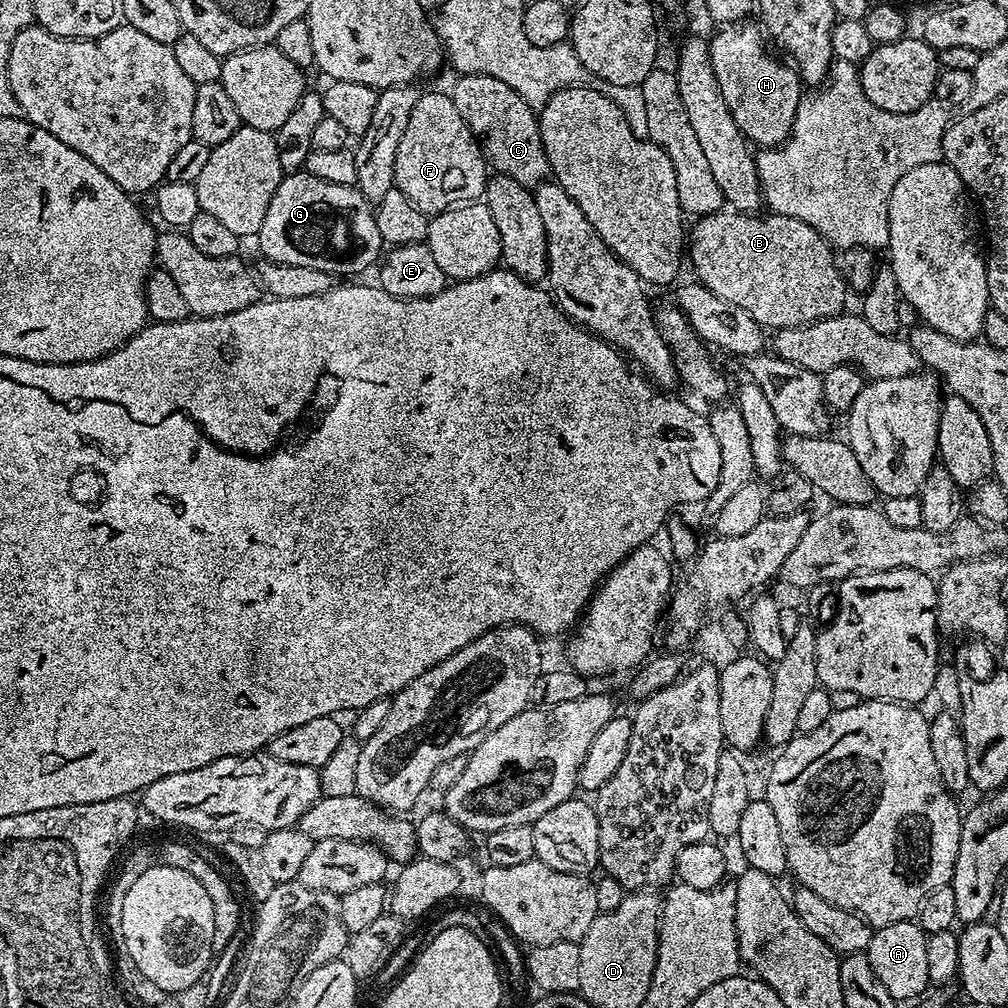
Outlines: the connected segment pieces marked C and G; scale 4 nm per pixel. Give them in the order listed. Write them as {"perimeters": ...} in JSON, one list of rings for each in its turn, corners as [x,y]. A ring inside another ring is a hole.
{"perimeters":[[[[474,74],[457,75],[455,79],[456,85],[450,88],[452,101],[458,114],[462,114],[462,122],[466,122],[466,126],[470,126],[476,135],[491,171],[506,178],[514,178],[514,182],[522,182],[522,186],[527,188],[539,188],[551,177],[552,171],[542,146],[540,122],[534,109],[525,100],[518,98],[518,94],[514,94],[506,82],[498,82],[498,78]]],[[[303,170],[287,173],[281,179],[278,190],[274,190],[266,218],[262,218],[259,240],[259,255],[263,259],[286,266],[311,266],[313,270],[328,272],[334,278],[359,277],[356,276],[359,272],[366,271],[372,263],[373,267],[382,256],[382,241],[373,205],[362,198],[355,186],[334,186],[334,182],[322,182],[322,178],[314,178],[314,174]]]]}

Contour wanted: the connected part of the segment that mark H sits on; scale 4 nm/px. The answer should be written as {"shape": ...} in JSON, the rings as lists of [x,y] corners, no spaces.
{"shape":[[[737,22],[721,27],[720,33],[711,37],[708,53],[714,66],[714,78],[718,78],[718,90],[722,90],[722,98],[726,98],[726,106],[730,106],[730,114],[734,114],[740,133],[753,145],[774,148],[783,144],[792,133],[792,123],[796,121],[796,111],[802,99],[802,77],[791,63],[783,64],[778,57],[768,53],[761,25],[748,23]]]}

